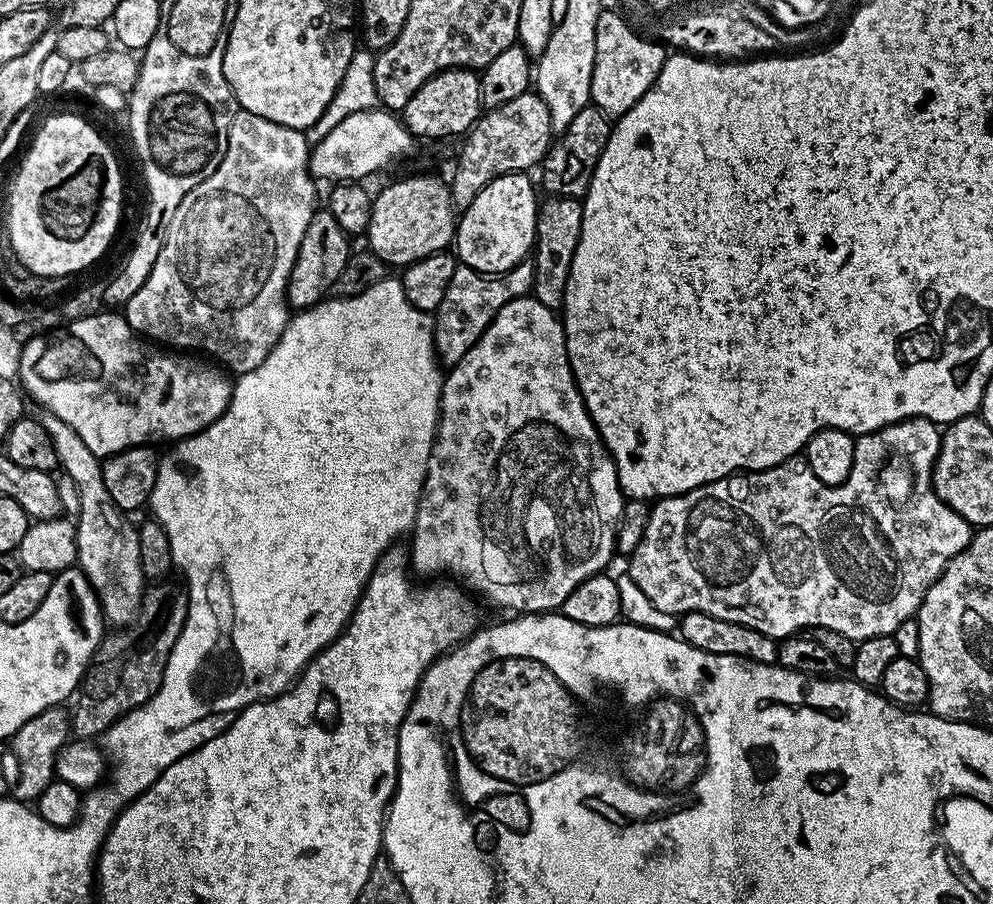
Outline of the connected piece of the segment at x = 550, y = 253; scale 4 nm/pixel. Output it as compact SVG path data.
M548 196L545 201L536 209L536 243L530 256L534 266L531 295L542 302L542 306L560 310L564 306L564 291L574 262L574 250L578 250L578 238L582 234L584 206L580 200L565 196Z

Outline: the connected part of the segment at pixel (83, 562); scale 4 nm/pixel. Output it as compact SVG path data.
M45 415L42 420L45 434L53 444L57 455L59 471L73 480L78 486L78 506L80 512L74 517L76 525L76 541L78 554L76 564L84 576L92 583L96 597L100 599L100 611L105 621L112 626L127 626L136 619L136 611L146 591L146 581L142 574L140 555L138 554L138 528L131 524L129 517L114 506L114 498L110 498L106 490L106 482L102 482L102 460L95 456L57 416Z

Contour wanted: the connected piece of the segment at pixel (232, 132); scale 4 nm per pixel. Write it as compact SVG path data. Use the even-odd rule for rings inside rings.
M243 110L237 111L233 115L228 131L226 154L222 158L218 170L213 176L203 180L197 188L190 190L190 194L186 194L186 198L182 198L182 202L178 202L178 210L174 210L174 218L164 230L164 244L160 247L158 258L154 262L154 270L150 270L150 274L144 285L138 290L138 294L131 296L128 303L123 305L122 315L132 327L133 332L157 345L167 346L172 350L191 350L193 353L203 354L232 374L254 370L254 366L258 366L264 361L266 354L270 354L270 350L274 350L278 338L284 333L284 327L290 319L290 309L286 299L290 270L296 261L298 246L302 242L302 234L306 234L306 226L310 226L310 218L318 210L318 204L316 204L318 184L308 173L309 151L310 143L301 129L278 126L278 122L258 118L258 114L250 114Z

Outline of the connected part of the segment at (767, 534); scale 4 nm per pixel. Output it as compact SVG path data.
M918 419L902 420L898 424L891 424L889 428L879 428L877 432L865 432L856 440L854 466L846 482L841 484L823 484L821 480L814 478L814 470L810 470L807 459L797 454L760 472L745 471L743 474L723 476L720 480L698 486L682 496L663 497L651 505L646 530L627 561L629 564L626 573L653 606L666 614L677 618L685 612L710 614L726 622L750 626L750 630L758 630L777 642L797 635L801 630L813 628L838 630L838 634L846 634L846 638L857 642L866 638L895 636L902 622L915 617L924 601L924 591L938 579L944 567L972 541L973 525L966 523L959 514L950 510L950 506L943 504L932 489L932 467L938 458L941 435L941 429L937 425L929 420Z

